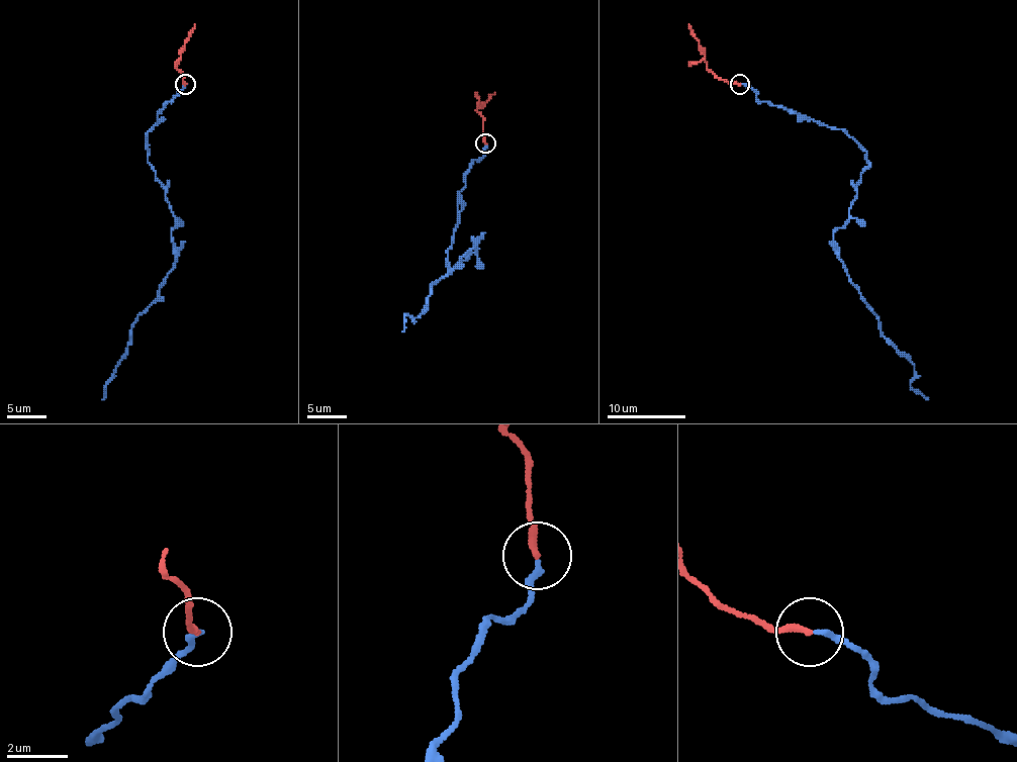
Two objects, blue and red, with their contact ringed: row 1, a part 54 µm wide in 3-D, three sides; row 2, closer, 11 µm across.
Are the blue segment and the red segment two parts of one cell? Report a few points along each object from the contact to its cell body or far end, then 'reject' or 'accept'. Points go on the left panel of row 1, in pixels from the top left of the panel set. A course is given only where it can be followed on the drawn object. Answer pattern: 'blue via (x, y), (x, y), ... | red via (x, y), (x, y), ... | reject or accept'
blue via (185, 84), (148, 132), (149, 165), (177, 225), (175, 259), (157, 296), (137, 316), (127, 354), (102, 399) | red via (185, 84), (177, 68), (181, 50), (194, 24) | reject

